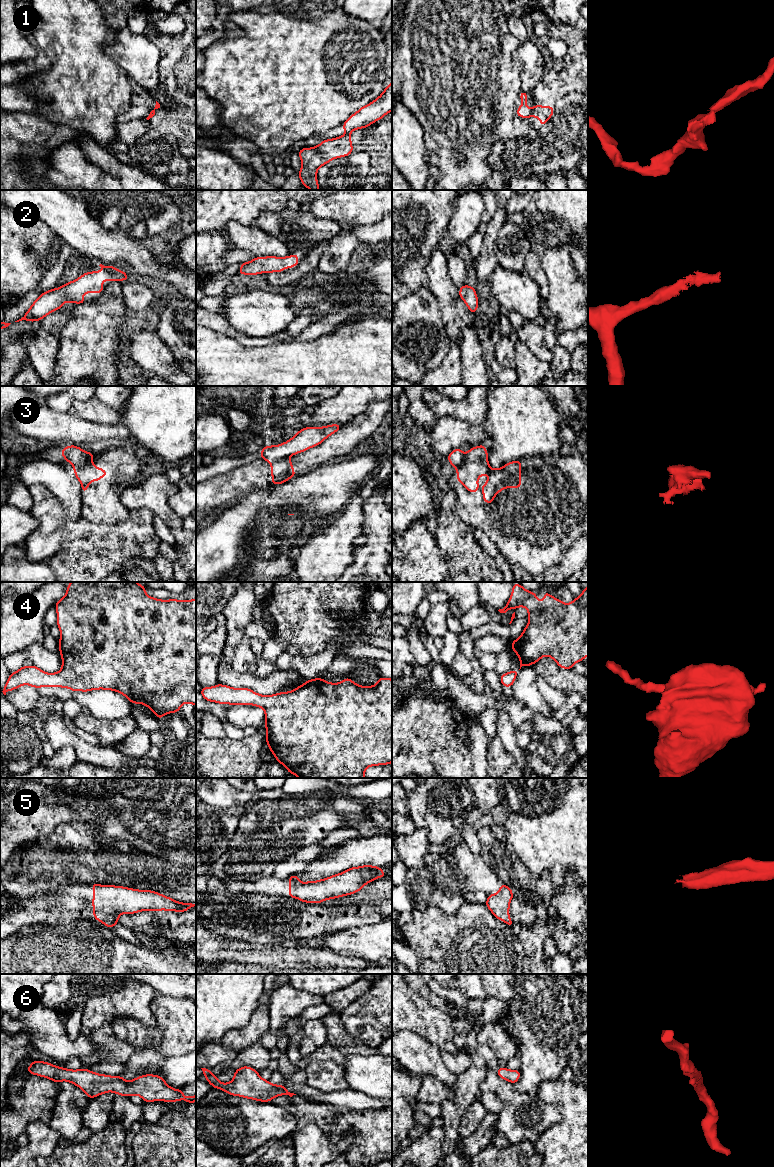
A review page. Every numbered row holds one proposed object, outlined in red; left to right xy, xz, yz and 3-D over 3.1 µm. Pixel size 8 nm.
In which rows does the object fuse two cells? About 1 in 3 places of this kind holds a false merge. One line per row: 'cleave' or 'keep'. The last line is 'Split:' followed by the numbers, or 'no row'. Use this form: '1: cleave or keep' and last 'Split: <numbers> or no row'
1: cleave
2: keep
3: cleave
4: keep
5: keep
6: keep
Split: 1, 3

